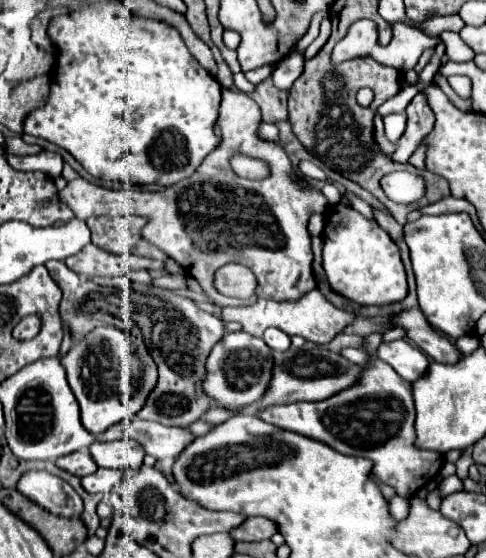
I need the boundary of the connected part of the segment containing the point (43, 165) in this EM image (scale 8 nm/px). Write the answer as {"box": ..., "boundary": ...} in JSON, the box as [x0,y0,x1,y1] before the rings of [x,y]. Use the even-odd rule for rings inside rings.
{"box":[6,151,64,177],"boundary":[[[42,151],[38,155],[26,155],[26,157],[16,157],[16,155],[6,155],[8,163],[12,163],[14,169],[20,171],[42,171],[50,177],[58,177],[64,167],[64,159],[58,153],[52,151]]]}

